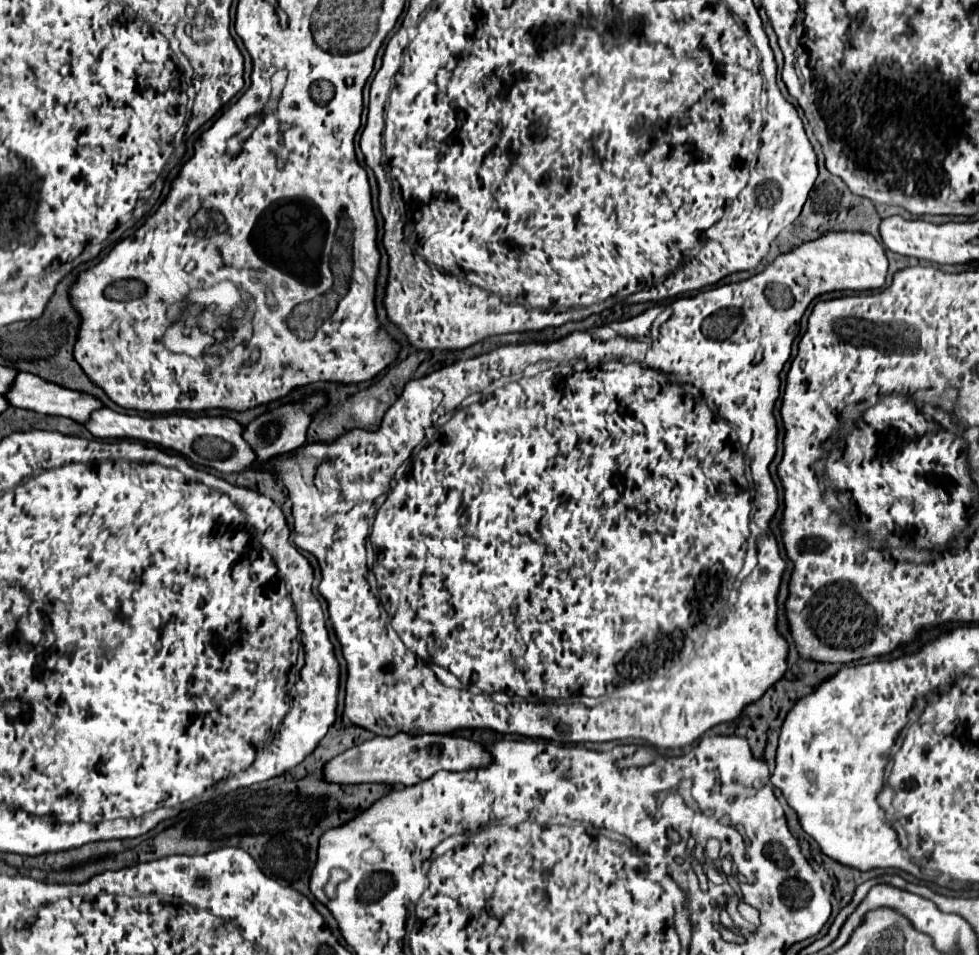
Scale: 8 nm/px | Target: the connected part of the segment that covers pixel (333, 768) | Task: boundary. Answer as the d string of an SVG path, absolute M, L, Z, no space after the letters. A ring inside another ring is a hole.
M399 732L395 736L375 736L369 742L349 748L347 752L335 756L325 766L325 778L329 782L343 784L363 784L363 782L387 782L387 784L403 784L411 786L431 778L439 770L463 772L477 770L493 764L493 754L485 744L473 742L455 734L419 734L411 736Z

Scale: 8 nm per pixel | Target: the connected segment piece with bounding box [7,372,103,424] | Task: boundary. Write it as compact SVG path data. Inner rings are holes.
M21 372L11 390L7 392L7 400L11 406L17 406L17 408L25 408L25 410L35 410L39 414L51 414L51 416L65 416L65 418L73 418L75 422L81 422L85 424L91 414L99 408L103 408L103 402L91 394L85 394L85 392L77 392L77 390L69 390L69 388L63 388L55 382L47 382L35 374L29 374L29 372Z

